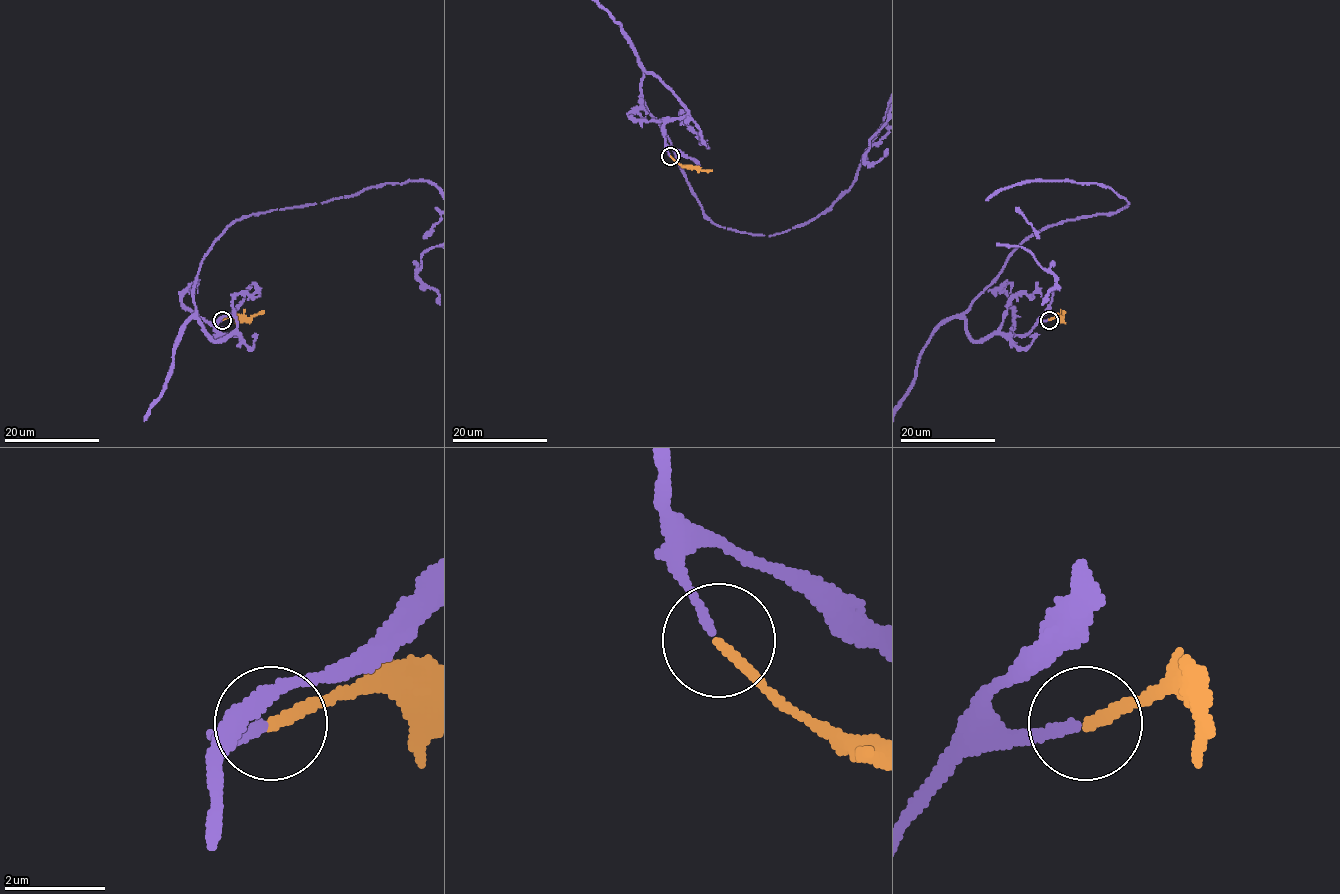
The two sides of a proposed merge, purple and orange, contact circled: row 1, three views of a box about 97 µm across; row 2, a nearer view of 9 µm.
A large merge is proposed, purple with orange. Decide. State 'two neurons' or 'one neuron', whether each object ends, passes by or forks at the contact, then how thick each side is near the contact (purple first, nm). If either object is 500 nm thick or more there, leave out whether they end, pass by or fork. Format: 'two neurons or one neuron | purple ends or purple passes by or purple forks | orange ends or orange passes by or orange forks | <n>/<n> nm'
one neuron | purple ends | orange ends | 180/200 nm

